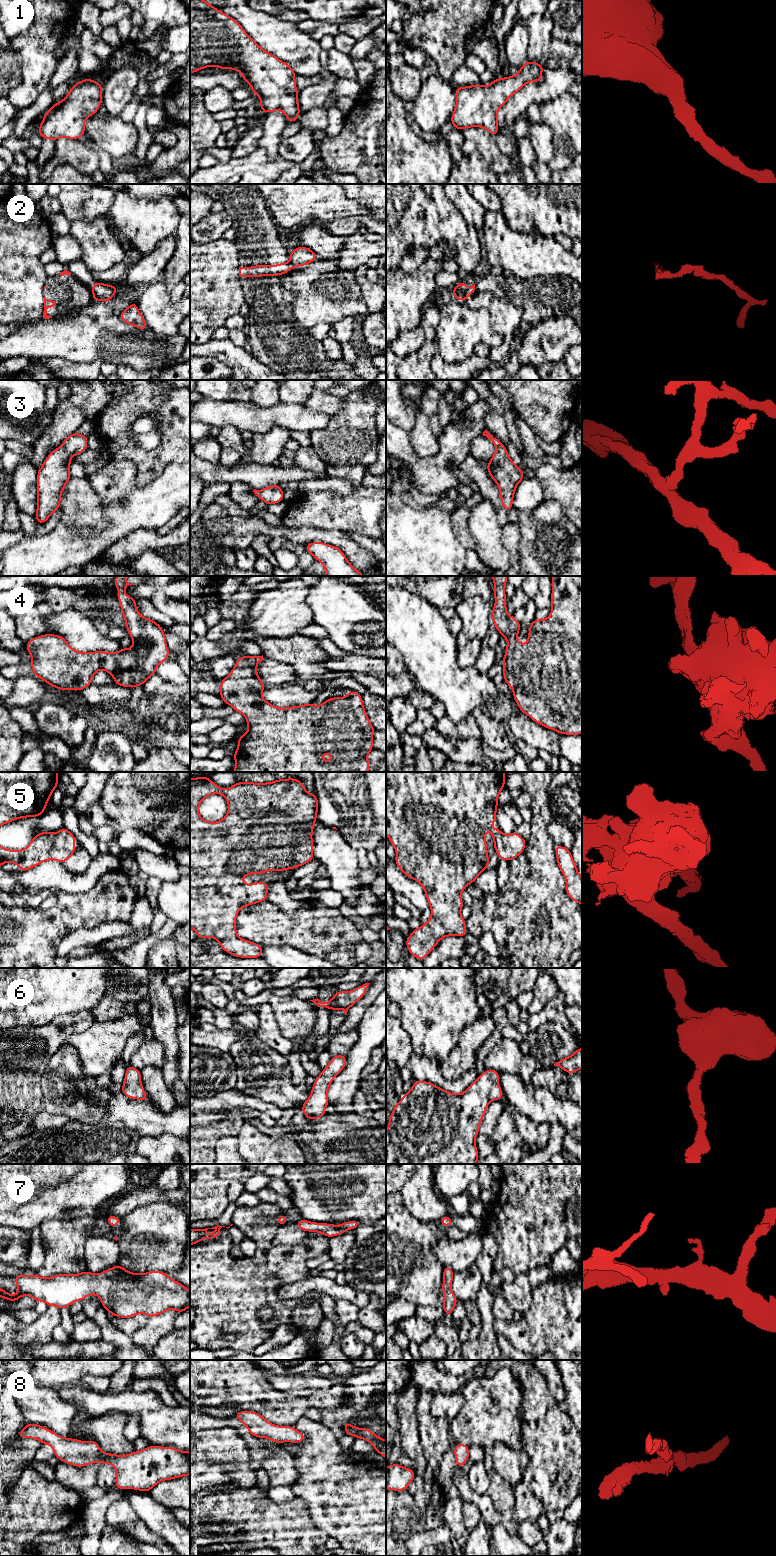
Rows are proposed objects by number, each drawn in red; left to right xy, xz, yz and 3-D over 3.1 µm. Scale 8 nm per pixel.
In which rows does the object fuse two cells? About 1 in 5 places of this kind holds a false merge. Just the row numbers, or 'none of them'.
2

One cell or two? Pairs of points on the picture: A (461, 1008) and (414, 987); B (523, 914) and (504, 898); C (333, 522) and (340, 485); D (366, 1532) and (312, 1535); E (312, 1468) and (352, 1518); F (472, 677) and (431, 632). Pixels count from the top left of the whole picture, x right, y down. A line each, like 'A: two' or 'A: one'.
A: one
B: two
C: two
D: two
E: one
F: one

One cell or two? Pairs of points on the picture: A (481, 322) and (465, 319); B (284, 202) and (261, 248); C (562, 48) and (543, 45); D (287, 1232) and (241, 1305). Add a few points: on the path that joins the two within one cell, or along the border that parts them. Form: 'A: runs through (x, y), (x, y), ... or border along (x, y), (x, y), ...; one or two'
A: runs through (477, 322), (469, 322); one
B: border along (272, 218), (281, 231); two
C: border along (553, 37), (545, 64); two
D: border along (274, 1237), (277, 1243), (282, 1244), (303, 1242); two

